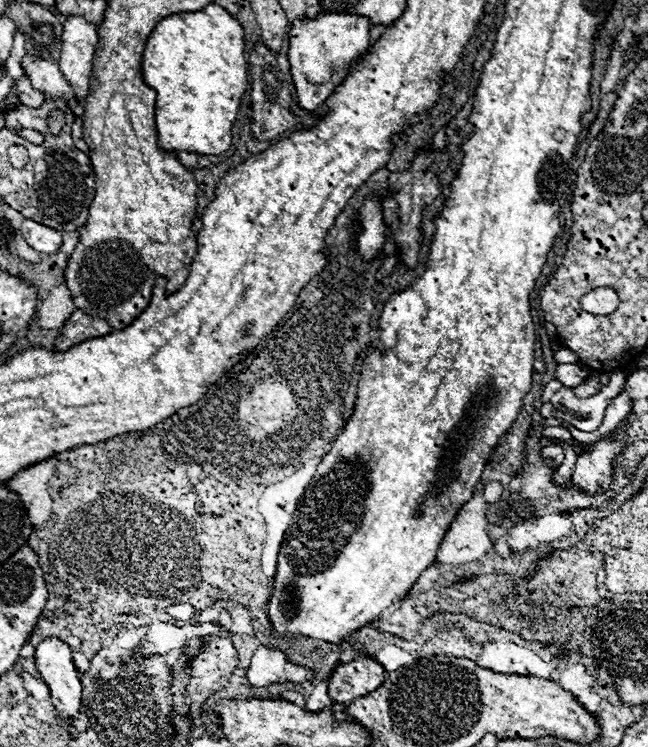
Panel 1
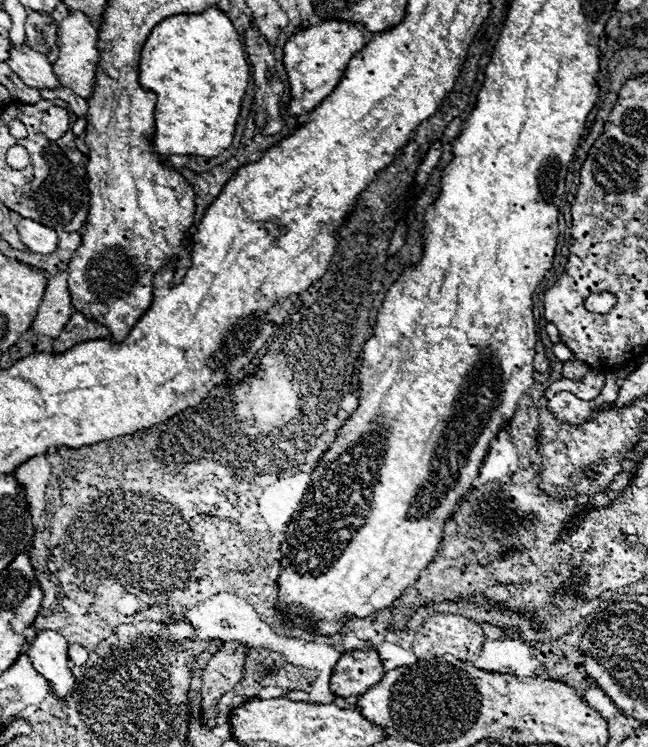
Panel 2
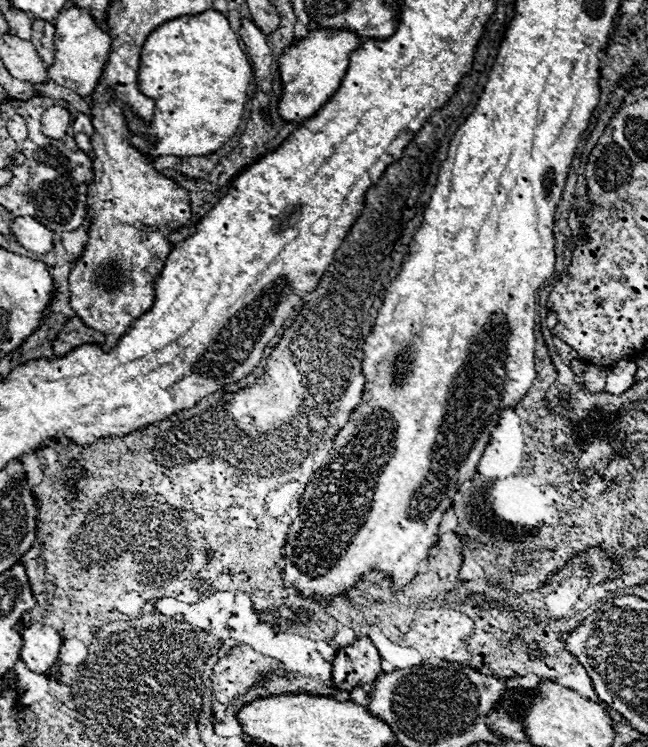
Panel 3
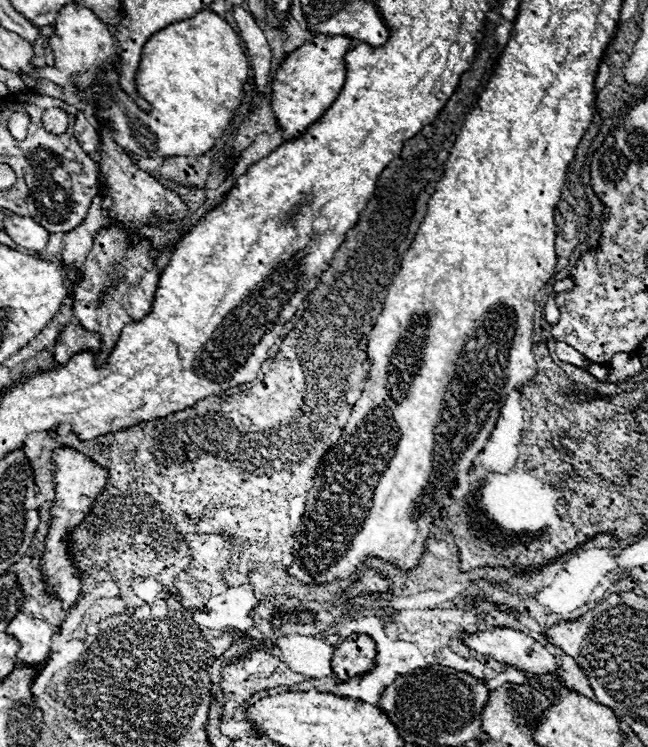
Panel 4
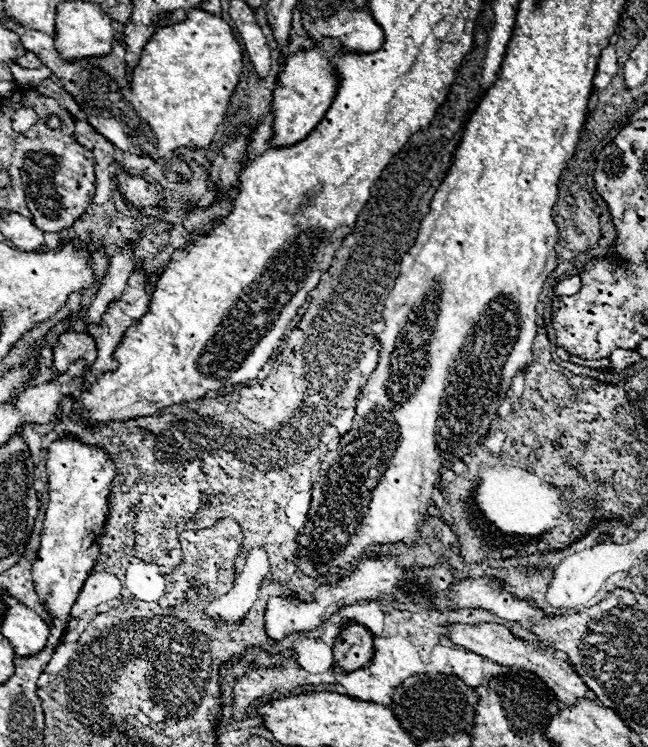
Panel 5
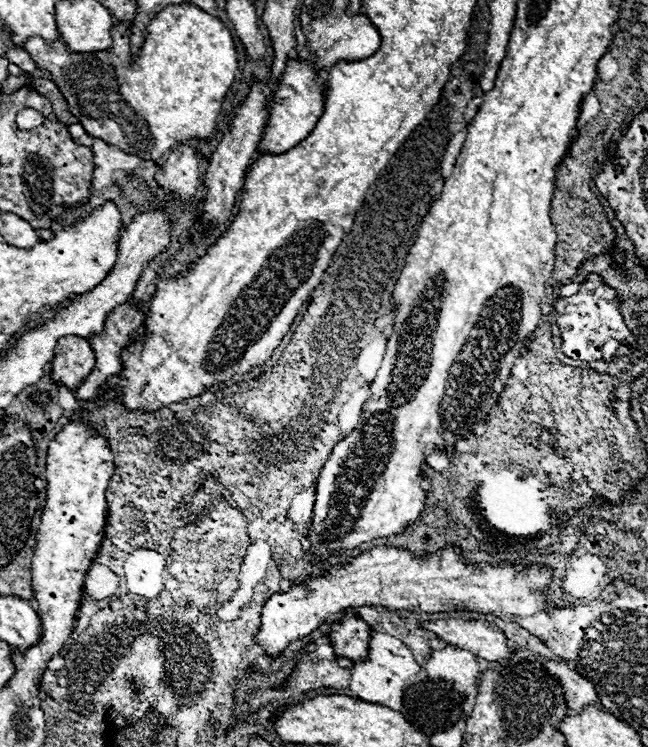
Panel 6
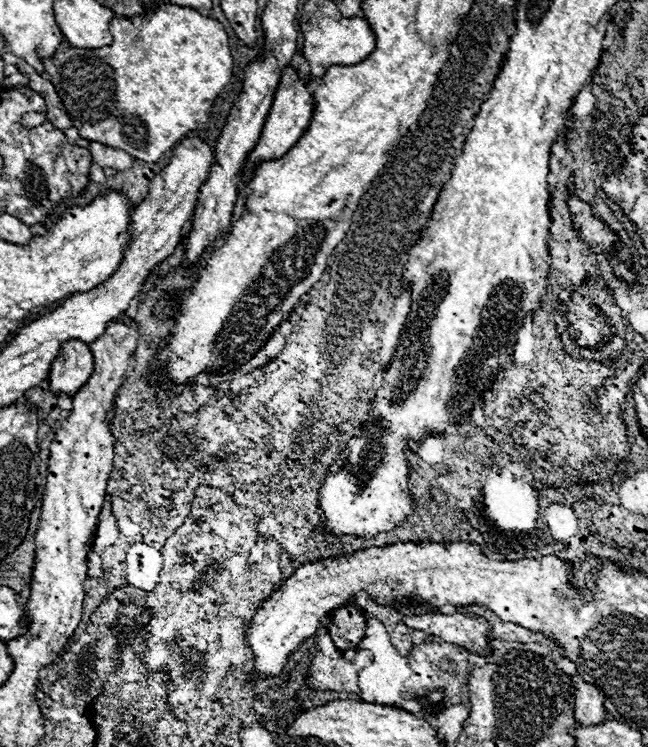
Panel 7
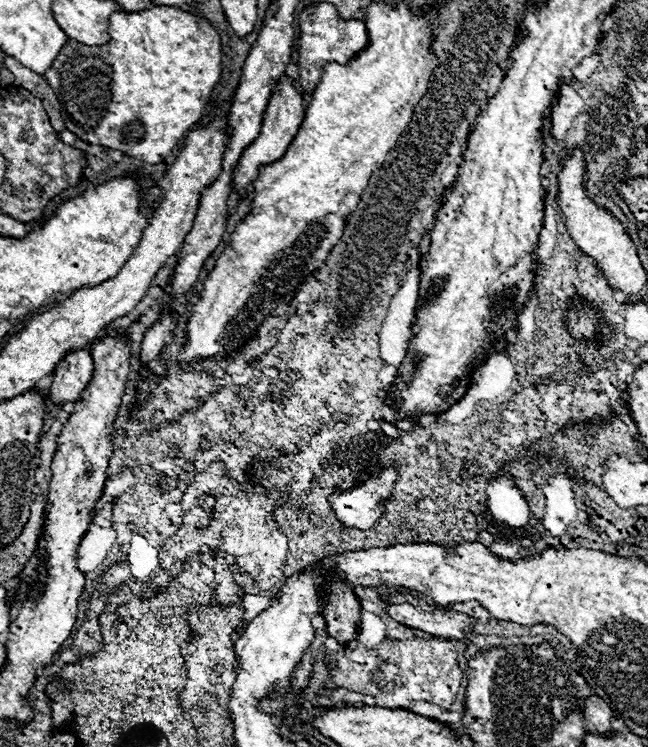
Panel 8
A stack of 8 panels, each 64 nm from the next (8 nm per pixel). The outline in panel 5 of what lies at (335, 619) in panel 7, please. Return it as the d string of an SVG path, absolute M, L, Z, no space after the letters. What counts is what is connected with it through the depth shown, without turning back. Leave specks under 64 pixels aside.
M344 624L334 642L334 666L344 674L364 668L374 656L372 634L360 624Z

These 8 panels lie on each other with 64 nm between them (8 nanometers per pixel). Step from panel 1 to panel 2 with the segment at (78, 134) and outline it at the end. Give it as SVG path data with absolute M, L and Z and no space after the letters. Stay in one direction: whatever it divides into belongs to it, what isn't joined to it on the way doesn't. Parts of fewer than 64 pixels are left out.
M78 118L78 120L76 120L74 124L72 124L72 134L74 134L74 142L76 142L76 146L80 148L80 152L88 154L90 150L88 150L86 142L84 142L84 132L86 132L86 120L84 120L84 118Z

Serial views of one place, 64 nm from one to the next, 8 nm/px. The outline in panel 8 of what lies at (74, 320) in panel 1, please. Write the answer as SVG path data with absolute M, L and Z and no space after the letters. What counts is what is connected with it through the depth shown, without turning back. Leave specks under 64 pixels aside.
M86 348L72 350L60 364L54 368L52 386L50 386L50 400L54 404L62 402L76 402L82 390L88 386L92 378L94 362Z

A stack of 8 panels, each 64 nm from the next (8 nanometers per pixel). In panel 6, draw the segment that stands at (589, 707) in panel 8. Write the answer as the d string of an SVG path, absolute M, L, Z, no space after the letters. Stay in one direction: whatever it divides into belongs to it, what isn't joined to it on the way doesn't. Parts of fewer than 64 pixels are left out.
M550 658L544 660L544 662L540 662L540 664L564 688L564 698L566 698L566 704L568 704L570 710L582 712L582 708L586 704L592 704L592 706L598 706L600 704L594 686L588 684L588 680L584 680L574 670L570 670L568 666L564 666L560 662L554 662Z

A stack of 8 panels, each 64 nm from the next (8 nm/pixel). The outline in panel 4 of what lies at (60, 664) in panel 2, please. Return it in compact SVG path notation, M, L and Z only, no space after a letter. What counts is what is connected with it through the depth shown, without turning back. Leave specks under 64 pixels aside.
M18 612L12 624L8 624L8 634L20 642L20 664L38 664L42 668L52 658L52 638L56 630L46 622Z

